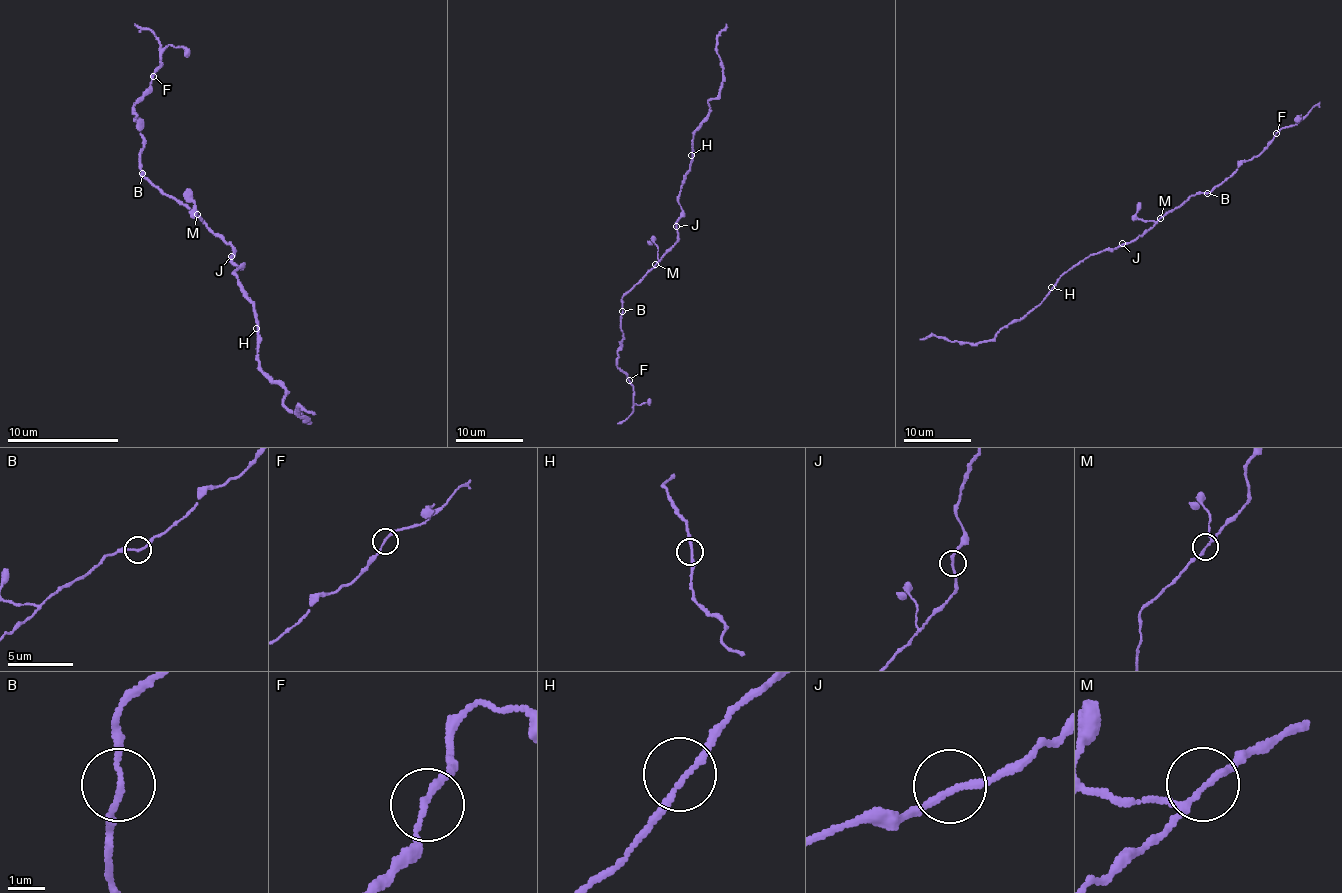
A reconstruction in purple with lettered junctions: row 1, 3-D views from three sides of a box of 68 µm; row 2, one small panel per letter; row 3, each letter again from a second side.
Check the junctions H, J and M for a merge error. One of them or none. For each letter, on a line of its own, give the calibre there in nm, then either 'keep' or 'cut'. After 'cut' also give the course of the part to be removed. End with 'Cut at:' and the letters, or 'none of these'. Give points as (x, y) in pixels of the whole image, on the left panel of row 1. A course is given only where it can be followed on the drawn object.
H: calibre 160 nm; keep
J: calibre 180 nm; keep
M: calibre 140 nm; keep
Cut at: none of these

